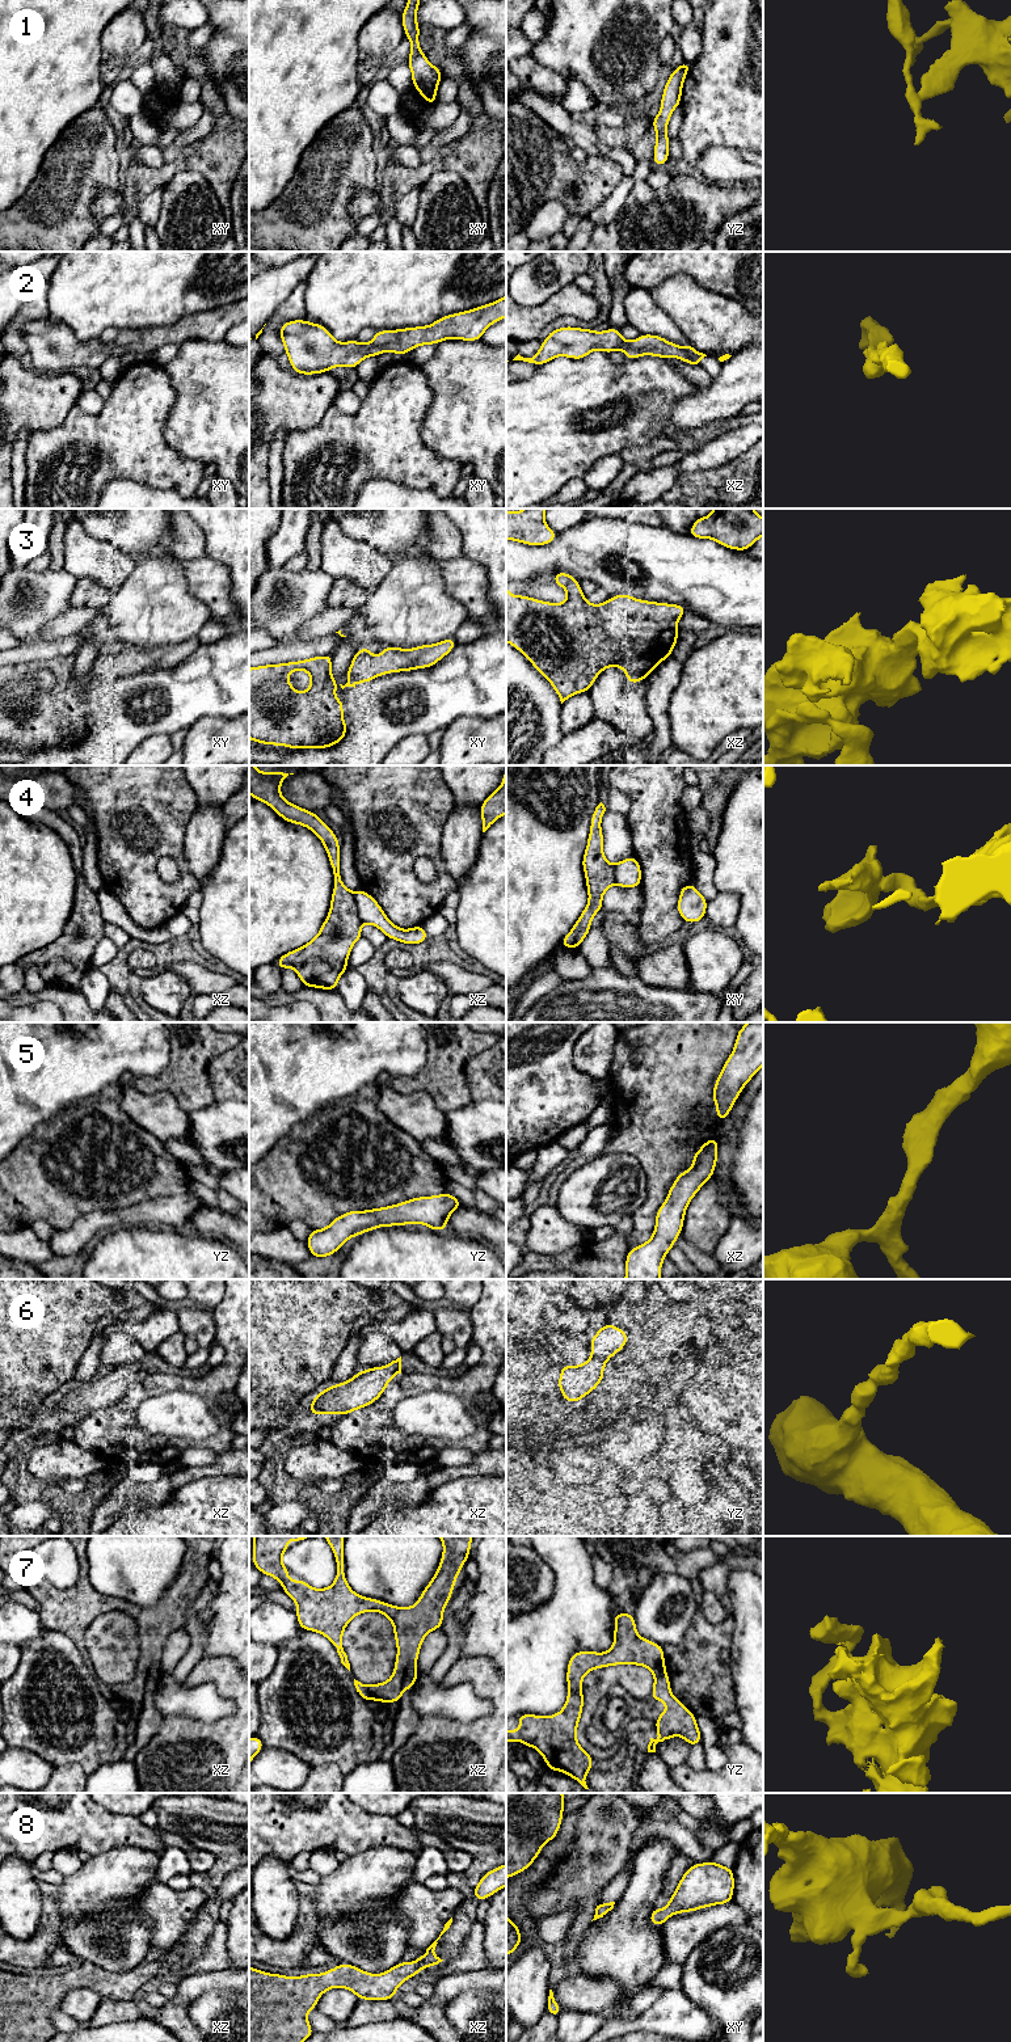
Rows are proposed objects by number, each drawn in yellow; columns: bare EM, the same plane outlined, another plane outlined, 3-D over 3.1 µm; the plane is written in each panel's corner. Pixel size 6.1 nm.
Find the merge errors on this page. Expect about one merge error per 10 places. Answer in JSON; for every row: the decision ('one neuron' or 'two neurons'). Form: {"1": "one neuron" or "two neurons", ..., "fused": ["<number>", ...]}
{"1": "two neurons", "2": "one neuron", "3": "one neuron", "4": "two neurons", "5": "one neuron", "6": "one neuron", "7": "one neuron", "8": "one neuron", "fused": ["1", "4"]}

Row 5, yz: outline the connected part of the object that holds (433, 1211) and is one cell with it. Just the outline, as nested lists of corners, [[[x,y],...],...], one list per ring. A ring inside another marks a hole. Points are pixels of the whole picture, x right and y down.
[[[446,1191],[380,1208],[351,1210],[336,1216],[324,1229],[311,1229],[306,1243],[312,1257],[325,1258],[334,1254],[350,1237],[379,1227],[424,1224],[431,1231],[446,1231],[450,1215],[460,1206],[462,1202]]]

